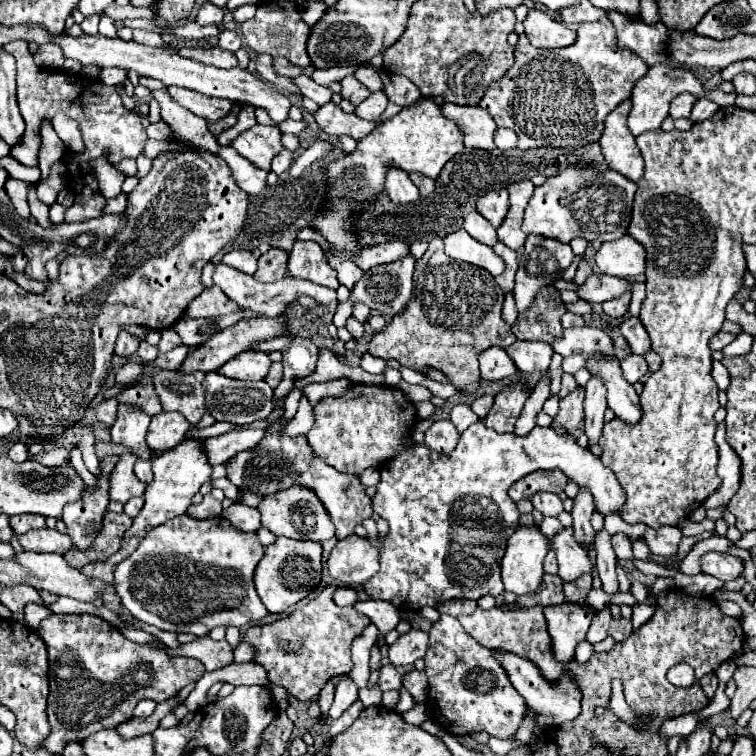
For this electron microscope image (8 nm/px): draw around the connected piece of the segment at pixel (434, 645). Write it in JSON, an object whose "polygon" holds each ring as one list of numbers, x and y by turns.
{"polygon":[[442,615,430,629,430,645,424,655,430,695,426,701,428,713,438,721,450,735,470,735,486,731,490,737,506,739,512,737,526,715,526,701,512,687,506,671,494,659,492,649,478,645,466,635,460,621]]}

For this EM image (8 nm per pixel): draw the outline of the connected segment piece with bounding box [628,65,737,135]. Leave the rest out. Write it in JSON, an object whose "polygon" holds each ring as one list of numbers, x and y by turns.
{"polygon":[[652,65,646,73,646,77,642,77,642,81,638,81,632,89,632,111,628,115,628,127,634,135,642,135,646,131,656,131,660,129,660,123,664,121,664,117,668,117,668,107,670,101,678,95,678,93,690,92,699,98,706,98,720,107,727,107,735,104,736,93,724,93,721,90,715,90,710,93,704,90,703,84,698,81,690,69,682,67,682,69,674,69,674,65]]}

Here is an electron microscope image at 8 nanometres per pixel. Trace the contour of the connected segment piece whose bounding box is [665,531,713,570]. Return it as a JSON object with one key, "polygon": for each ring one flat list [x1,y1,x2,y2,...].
{"polygon":[[703,532,702,534,696,535,696,536,691,536,691,537,686,537,684,536,682,540,680,541,679,544,679,560,672,566,665,566,667,569,678,569,679,565,681,564,681,561,684,559,686,554,691,550,692,546,697,543,698,541,708,539,712,537,713,534,711,532]]}

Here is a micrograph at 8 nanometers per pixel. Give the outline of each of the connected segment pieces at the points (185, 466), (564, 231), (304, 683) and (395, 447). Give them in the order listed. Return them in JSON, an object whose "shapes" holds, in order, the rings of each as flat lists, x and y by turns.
{"shapes":[[[186,439,182,443,178,443,174,449,168,449,164,453,160,453,154,461,152,461,152,473,154,473,154,479,152,483,148,485,146,493,144,493,144,507,142,511,138,513,138,517,134,519,132,527,124,533,122,537,122,547,118,553,114,553,110,559,106,559,104,563,90,563,86,565,82,571,84,575,88,577,94,577,102,579,102,581,108,581,112,583,114,581,114,569,120,561,124,561,126,557,130,557,130,553,134,553,134,549,138,547,138,543,146,537,146,533,152,529,152,527,158,527,182,513,186,513,186,509,190,507,192,503,192,497,194,493,198,493,198,489,202,487,202,483,206,483,210,479,210,473,212,473,212,465,208,463,204,451,202,451,202,441,194,441,194,439]],[[570,167,568,171,548,177,544,185,536,187,524,213,522,231,526,235,542,235,562,243,570,243,574,237,582,237,588,241,614,241,626,235,634,193,636,183,622,177,618,171]],[[328,585,320,597,296,607,288,617,268,625,254,625,244,633,244,641,254,649,254,661,266,669,270,683,284,687,298,701,316,699,328,679,352,671,350,645,370,623,352,607,338,607,332,601,334,591,336,587]],[[352,385,342,397,324,399,314,407,314,427,308,431,308,443,314,453,324,459,328,465,338,467,344,473,362,473,370,465,382,465,384,461,396,457,404,447,408,447,406,437,410,435,416,419,414,403,396,387,370,387,370,385]]]}

